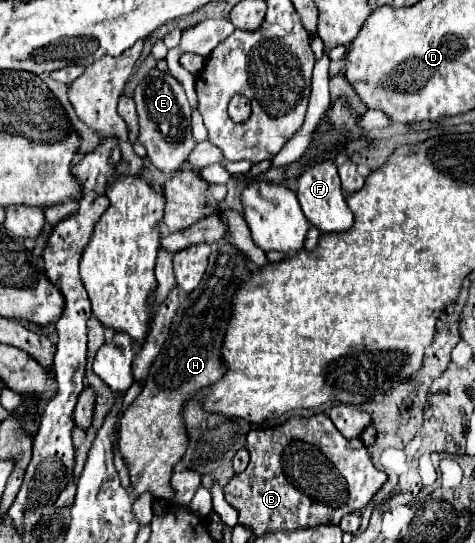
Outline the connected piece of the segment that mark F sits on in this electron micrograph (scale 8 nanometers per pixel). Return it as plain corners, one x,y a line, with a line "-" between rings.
320,160
312,166
308,166
300,176
298,176
298,200
304,210
304,216
312,226
316,226
320,232
344,232
354,224
352,210
346,204
344,192
340,188
340,178
338,178
338,168
334,160

